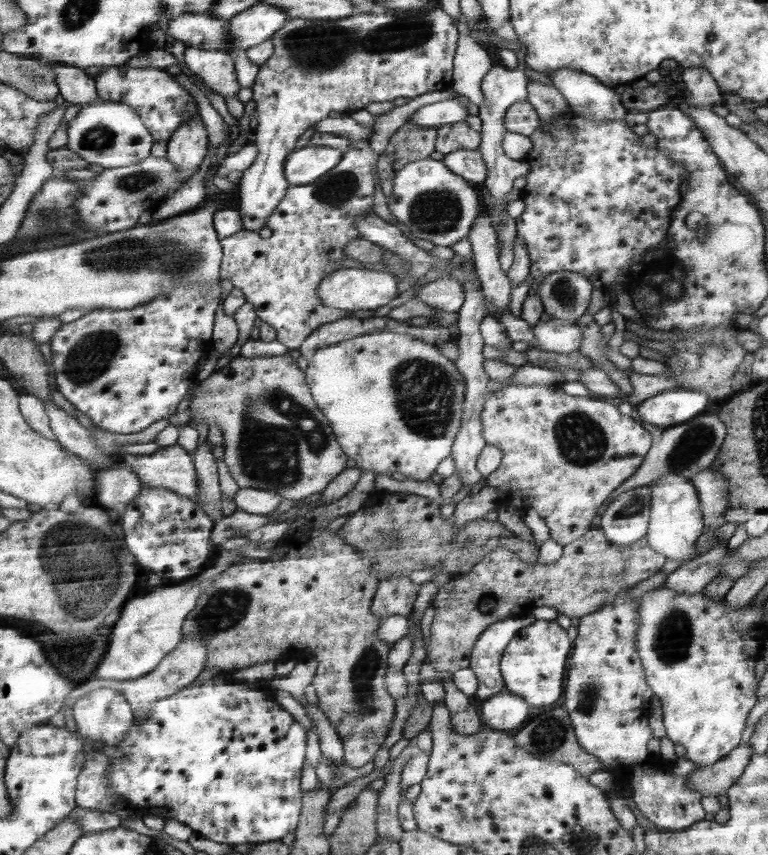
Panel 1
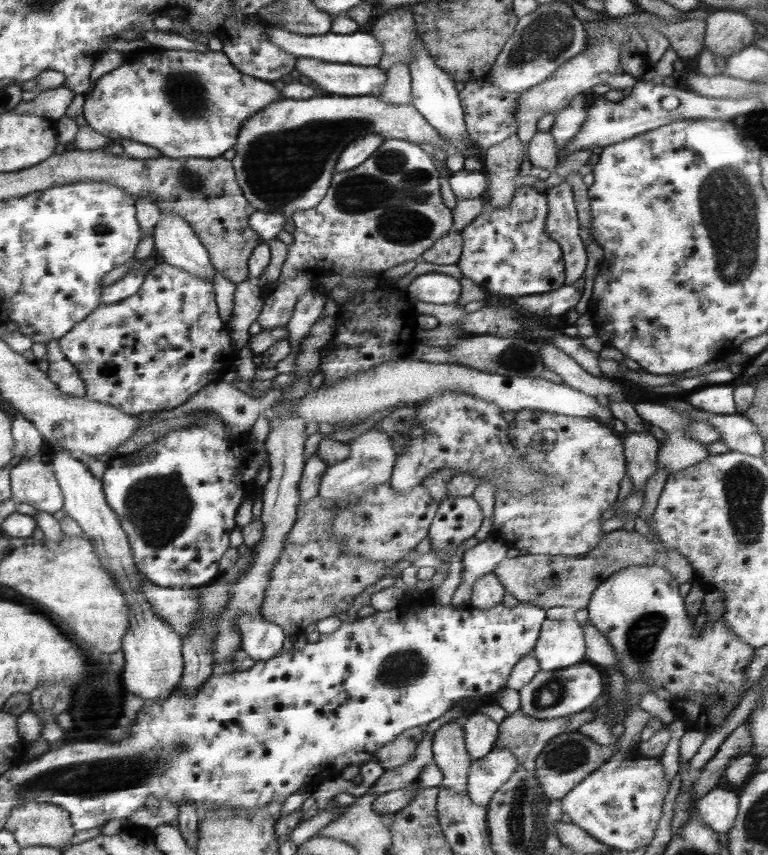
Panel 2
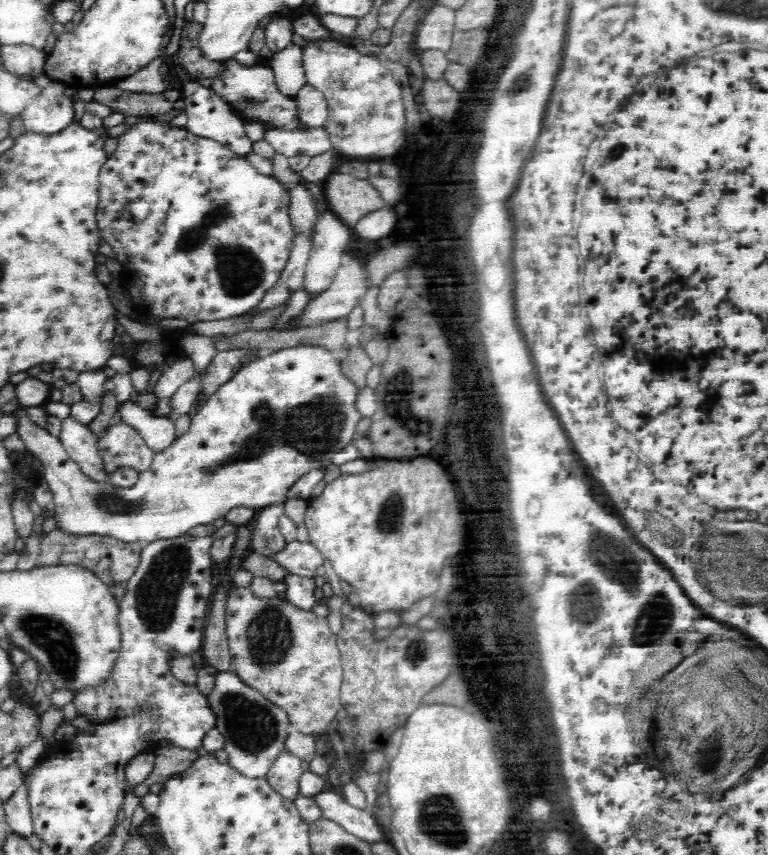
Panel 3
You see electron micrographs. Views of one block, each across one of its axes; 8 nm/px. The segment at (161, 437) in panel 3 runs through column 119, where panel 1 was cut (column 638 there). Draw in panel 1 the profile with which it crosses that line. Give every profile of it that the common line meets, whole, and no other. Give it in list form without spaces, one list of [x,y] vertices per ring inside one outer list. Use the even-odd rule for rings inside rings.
[[[679,387],[651,396],[634,408],[633,415],[639,422],[666,429],[703,414],[711,406],[707,394]]]

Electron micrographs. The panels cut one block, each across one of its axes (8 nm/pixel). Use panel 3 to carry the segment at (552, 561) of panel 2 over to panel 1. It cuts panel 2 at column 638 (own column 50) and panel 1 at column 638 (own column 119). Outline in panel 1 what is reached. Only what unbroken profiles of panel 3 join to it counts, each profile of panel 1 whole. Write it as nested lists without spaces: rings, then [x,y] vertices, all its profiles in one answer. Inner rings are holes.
[[[591,528],[580,539],[573,540],[572,543],[565,545],[559,559],[551,564],[525,563],[509,548],[493,549],[486,556],[483,556],[480,562],[472,567],[471,571],[451,579],[437,590],[433,602],[434,617],[429,629],[427,662],[437,672],[452,674],[469,666],[470,654],[475,642],[479,638],[479,634],[489,624],[505,618],[527,614],[538,603],[552,607],[557,613],[565,614],[569,618],[581,618],[585,614],[591,614],[591,612],[598,610],[605,602],[609,602],[614,595],[625,593],[634,584],[659,572],[665,561],[665,556],[653,549],[647,540],[637,540],[636,543],[629,546],[617,546],[609,542],[608,538],[604,536],[604,532],[599,528]]]

